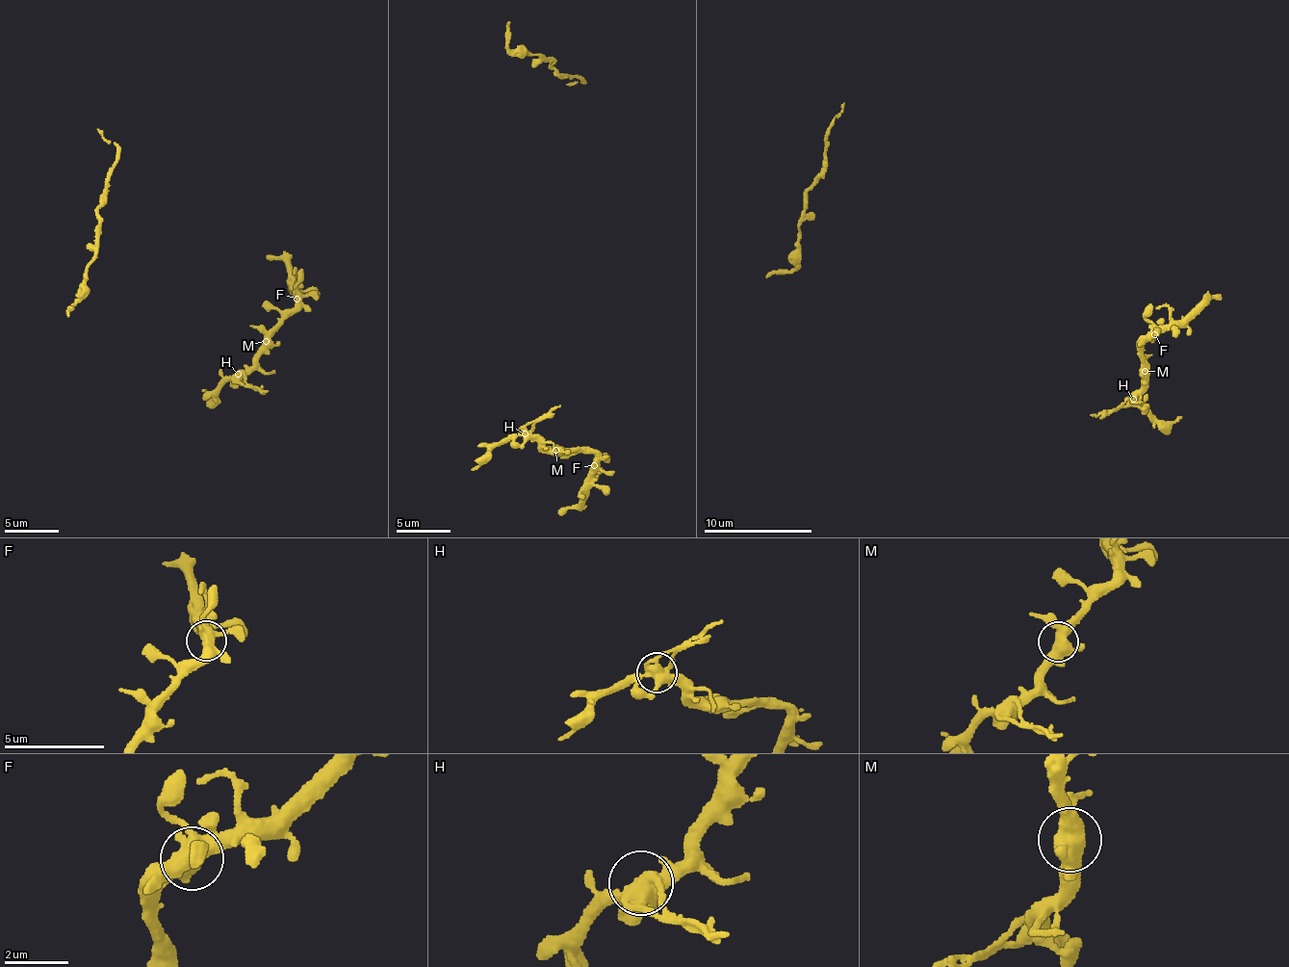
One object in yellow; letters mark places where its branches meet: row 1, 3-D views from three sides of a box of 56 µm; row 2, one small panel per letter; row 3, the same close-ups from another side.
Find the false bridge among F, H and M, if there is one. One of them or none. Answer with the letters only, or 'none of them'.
H

